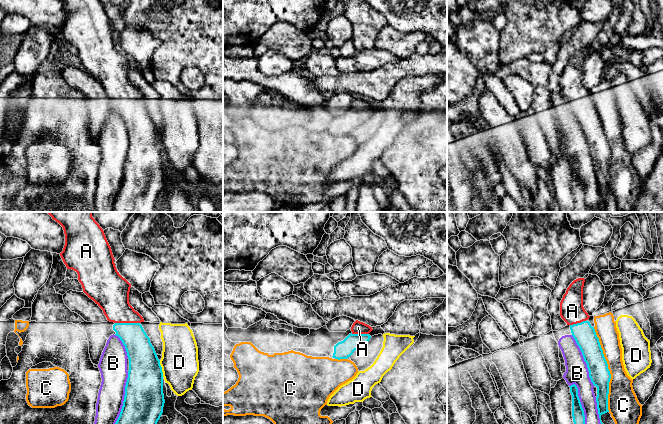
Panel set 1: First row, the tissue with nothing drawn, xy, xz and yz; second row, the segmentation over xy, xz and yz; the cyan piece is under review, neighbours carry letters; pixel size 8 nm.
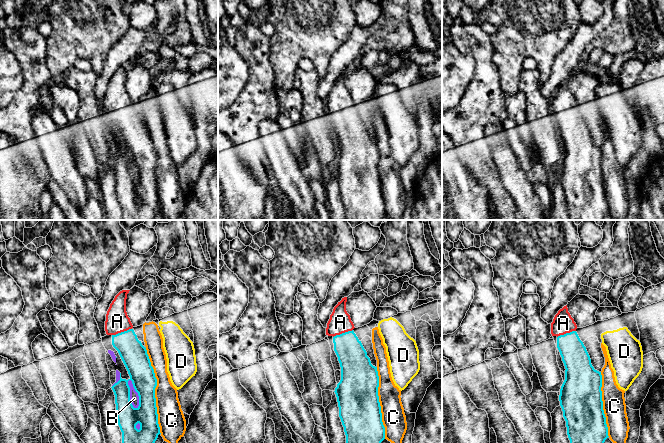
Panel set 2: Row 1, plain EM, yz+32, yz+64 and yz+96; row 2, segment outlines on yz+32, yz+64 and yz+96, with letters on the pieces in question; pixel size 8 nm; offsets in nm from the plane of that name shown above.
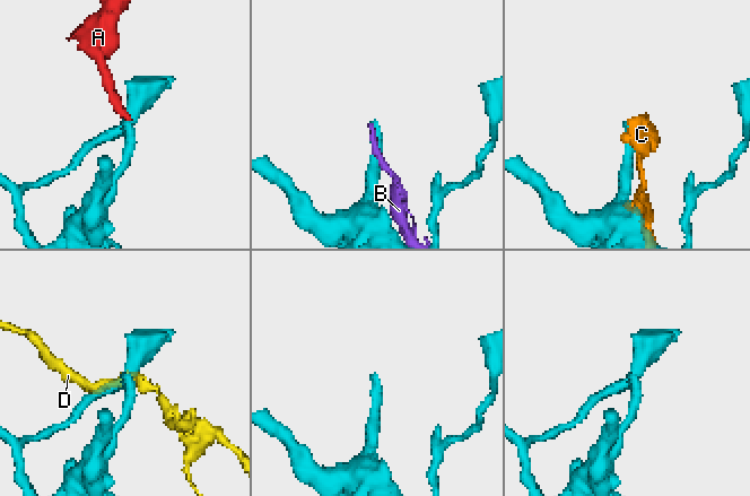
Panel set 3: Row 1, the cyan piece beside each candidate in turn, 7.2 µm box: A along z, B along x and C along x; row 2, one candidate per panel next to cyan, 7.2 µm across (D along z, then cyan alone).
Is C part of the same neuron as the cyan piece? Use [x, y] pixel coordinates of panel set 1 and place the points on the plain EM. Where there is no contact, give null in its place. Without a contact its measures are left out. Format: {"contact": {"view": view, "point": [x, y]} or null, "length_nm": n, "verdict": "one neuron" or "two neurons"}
{"contact": {"view": "yz", "point": [608, 145]}, "length_nm": 700, "verdict": "two neurons"}

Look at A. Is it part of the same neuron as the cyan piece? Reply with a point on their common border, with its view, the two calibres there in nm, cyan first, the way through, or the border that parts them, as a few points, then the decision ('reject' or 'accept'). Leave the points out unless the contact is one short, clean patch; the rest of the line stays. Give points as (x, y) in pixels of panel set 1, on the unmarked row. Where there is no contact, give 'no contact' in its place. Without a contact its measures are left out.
contact xy (127, 99); calibres 220 and 280 nm; way xy (140, 127), (127, 99), (116, 84), (112, 72); accept

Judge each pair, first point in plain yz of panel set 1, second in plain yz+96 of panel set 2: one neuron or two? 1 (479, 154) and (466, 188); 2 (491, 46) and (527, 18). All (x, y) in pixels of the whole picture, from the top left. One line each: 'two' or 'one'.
1: one
2: two

